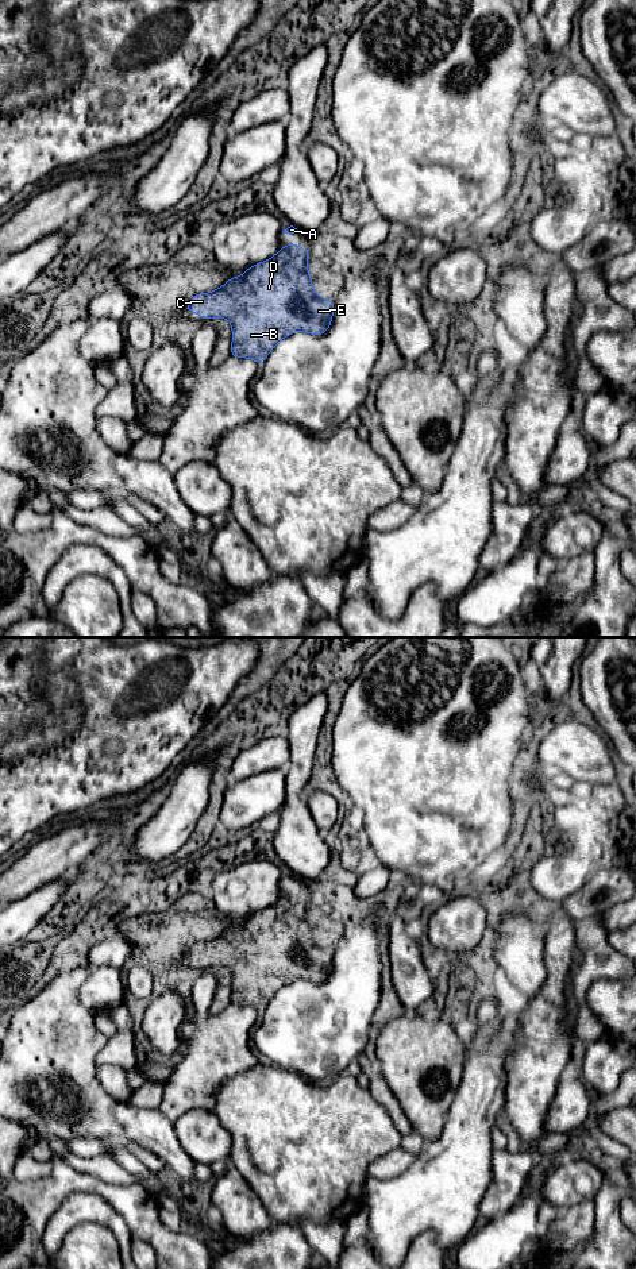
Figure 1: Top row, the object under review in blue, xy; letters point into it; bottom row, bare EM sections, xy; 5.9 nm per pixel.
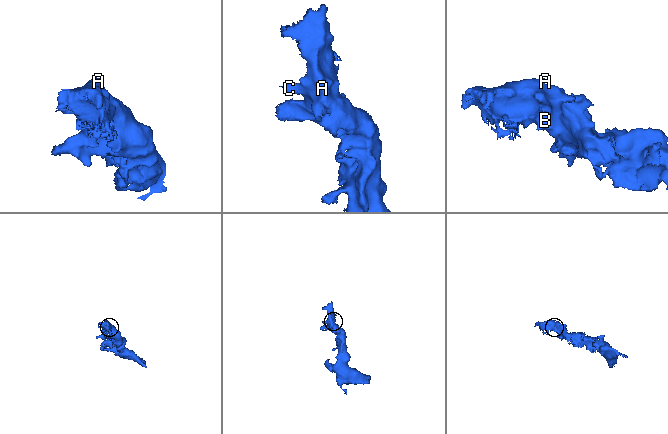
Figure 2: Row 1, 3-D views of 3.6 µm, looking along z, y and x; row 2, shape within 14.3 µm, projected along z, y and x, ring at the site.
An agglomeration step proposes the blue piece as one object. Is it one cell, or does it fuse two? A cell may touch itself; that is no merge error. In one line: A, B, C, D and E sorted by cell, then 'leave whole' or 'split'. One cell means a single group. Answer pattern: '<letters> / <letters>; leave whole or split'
A B C D E; leave whole

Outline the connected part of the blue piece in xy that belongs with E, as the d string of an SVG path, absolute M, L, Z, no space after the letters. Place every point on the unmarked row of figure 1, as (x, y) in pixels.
M293 888L280 896L267 909L247 917L243 923L230 926L211 941L197 941L184 954L204 967L224 965L232 975L230 1003L265 1010L269 1000L284 986L293 980L324 983L332 971L335 950L317 944L308 922L309 902Z

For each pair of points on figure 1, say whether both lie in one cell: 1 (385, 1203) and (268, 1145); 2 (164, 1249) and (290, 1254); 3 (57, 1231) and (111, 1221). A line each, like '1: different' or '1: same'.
1: different
2: different
3: same

